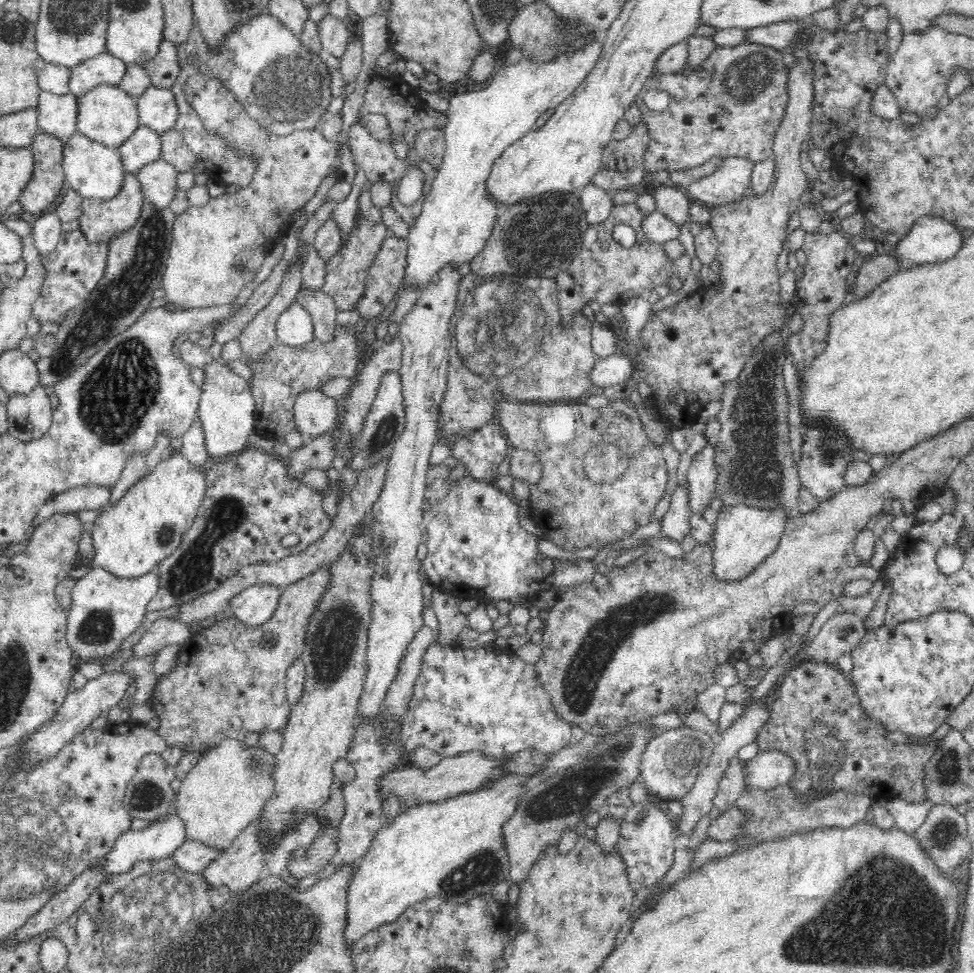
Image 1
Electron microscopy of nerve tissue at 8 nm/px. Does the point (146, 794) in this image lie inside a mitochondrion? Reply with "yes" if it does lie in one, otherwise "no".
yes

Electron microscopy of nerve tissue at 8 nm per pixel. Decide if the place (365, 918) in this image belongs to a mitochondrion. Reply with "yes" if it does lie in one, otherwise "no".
no

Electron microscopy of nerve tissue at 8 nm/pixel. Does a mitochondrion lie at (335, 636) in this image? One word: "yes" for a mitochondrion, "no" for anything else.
yes

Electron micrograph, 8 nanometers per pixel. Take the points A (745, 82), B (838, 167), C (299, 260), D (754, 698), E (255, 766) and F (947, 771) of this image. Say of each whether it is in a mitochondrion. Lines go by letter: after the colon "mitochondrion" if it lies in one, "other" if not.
A: mitochondrion
B: other
C: other
D: other
E: mitochondrion
F: mitochondrion

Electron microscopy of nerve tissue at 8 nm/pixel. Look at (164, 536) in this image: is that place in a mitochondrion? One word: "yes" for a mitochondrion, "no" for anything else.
yes

